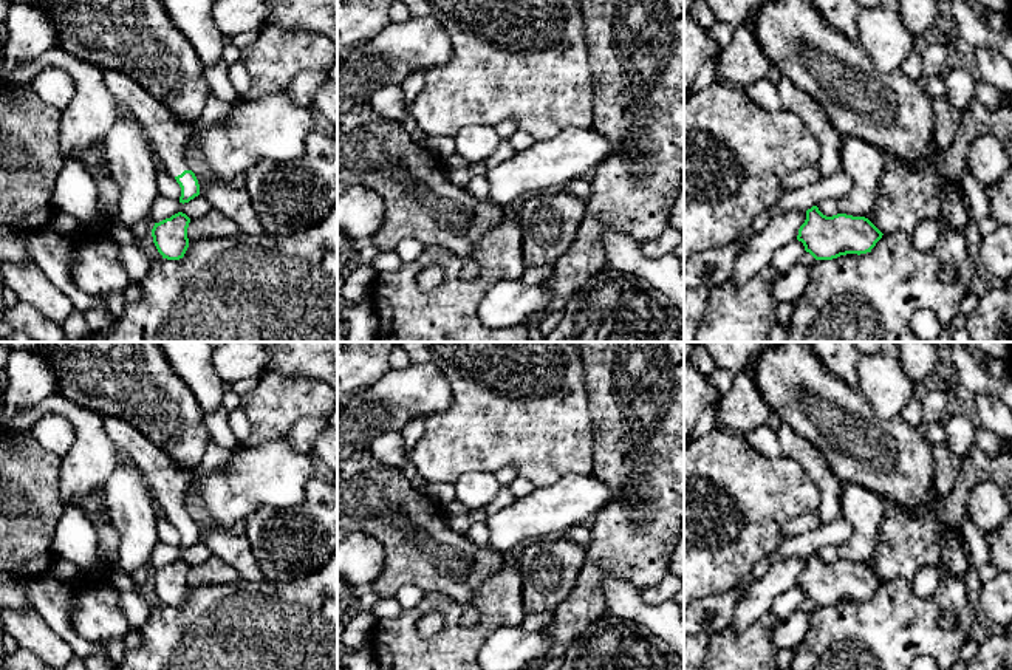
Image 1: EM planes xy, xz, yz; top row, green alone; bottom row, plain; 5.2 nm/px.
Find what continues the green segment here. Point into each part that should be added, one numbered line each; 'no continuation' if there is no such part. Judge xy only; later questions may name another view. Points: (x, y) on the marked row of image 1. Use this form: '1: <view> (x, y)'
1: xy (167, 135)

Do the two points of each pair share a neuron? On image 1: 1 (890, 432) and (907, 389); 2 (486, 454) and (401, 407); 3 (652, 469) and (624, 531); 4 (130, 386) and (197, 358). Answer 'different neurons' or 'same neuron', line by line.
1: different neurons
2: different neurons
3: same neuron
4: different neurons

